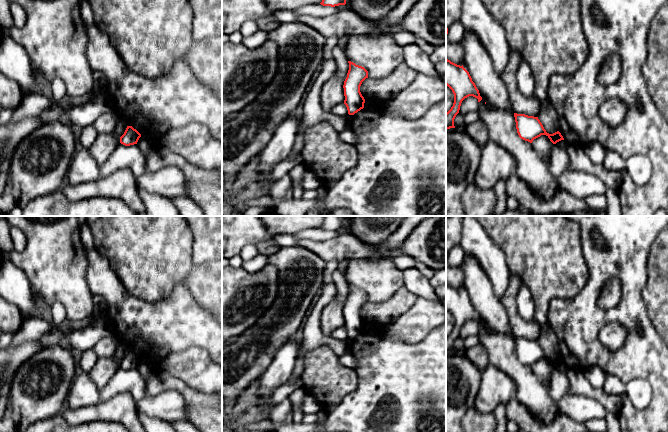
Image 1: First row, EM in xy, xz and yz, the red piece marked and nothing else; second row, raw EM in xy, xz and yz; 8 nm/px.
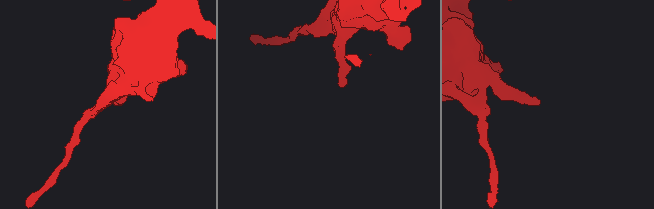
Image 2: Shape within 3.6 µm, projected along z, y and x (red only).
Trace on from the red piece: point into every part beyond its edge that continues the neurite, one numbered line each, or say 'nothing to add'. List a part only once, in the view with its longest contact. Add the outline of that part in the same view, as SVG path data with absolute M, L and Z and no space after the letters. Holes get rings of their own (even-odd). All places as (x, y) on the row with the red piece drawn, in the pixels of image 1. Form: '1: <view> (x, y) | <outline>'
nothing to add

